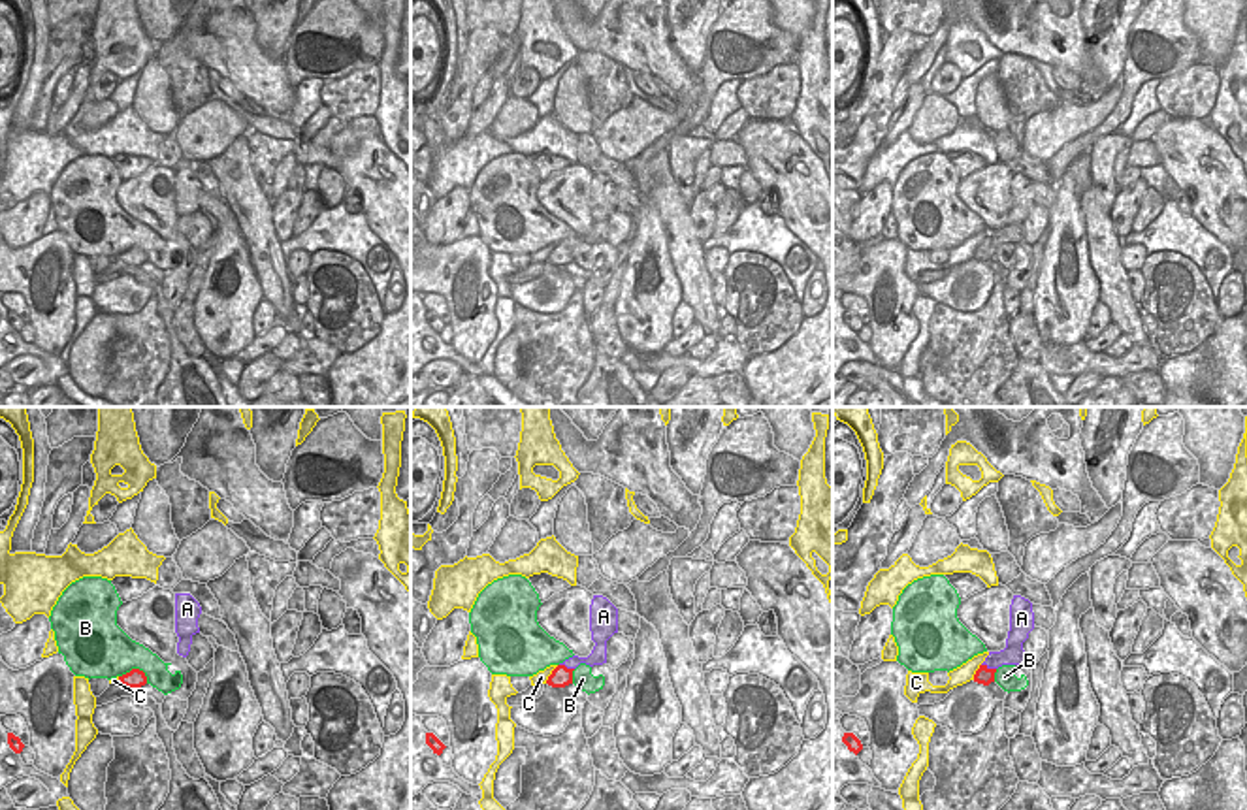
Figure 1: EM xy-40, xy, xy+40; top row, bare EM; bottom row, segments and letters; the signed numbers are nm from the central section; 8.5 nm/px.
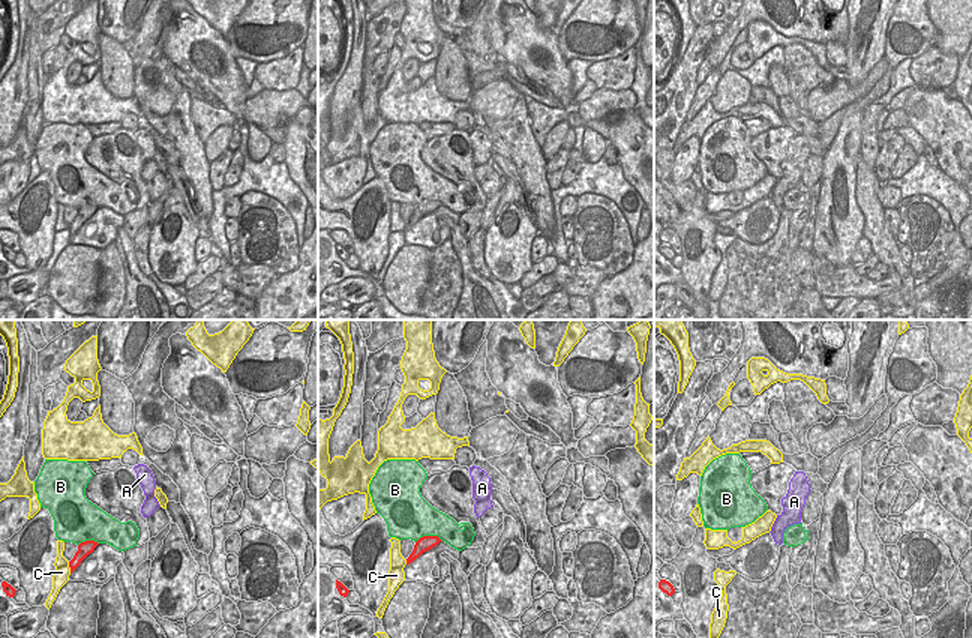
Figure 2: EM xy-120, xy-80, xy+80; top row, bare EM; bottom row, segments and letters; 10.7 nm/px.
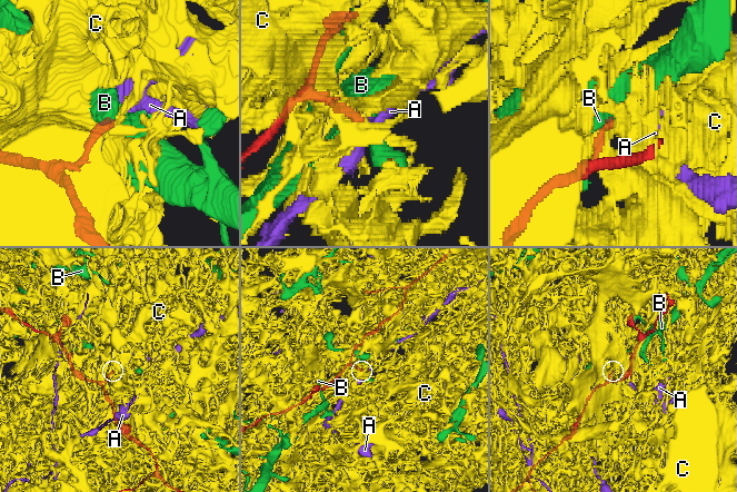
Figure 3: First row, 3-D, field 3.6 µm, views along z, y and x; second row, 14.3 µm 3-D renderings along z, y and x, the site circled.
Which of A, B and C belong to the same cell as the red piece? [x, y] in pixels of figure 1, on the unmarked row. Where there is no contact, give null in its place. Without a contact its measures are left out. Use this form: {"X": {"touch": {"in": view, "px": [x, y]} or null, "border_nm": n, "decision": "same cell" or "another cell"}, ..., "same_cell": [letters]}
{"A": {"touch": {"in": "xy+40", "px": [989, 247]}, "border_nm": 140, "decision": "another cell"}, "B": {"touch": {"in": "xy-40", "px": [136, 247]}, "border_nm": 260, "decision": "another cell"}, "C": {"touch": {"in": "xy", "px": [550, 253]}, "border_nm": 200, "decision": "another cell"}, "same_cell": []}

